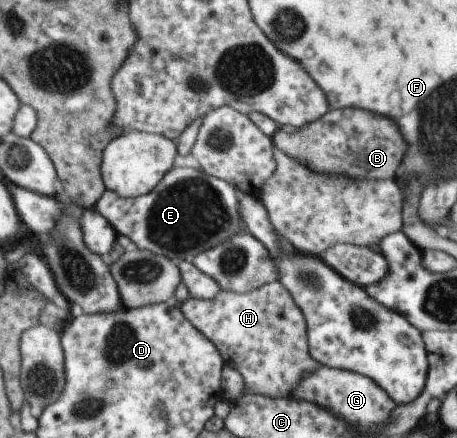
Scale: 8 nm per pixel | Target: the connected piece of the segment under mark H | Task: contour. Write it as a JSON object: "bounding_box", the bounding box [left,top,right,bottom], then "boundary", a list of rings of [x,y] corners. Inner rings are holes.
{"bounding_box":[179,280,320,397],"boundary":[[[277,280],[242,294],[220,290],[211,300],[189,298],[179,310],[195,329],[217,346],[225,365],[241,375],[243,395],[285,397],[300,384],[303,376],[320,367],[308,353],[302,313]]]}

